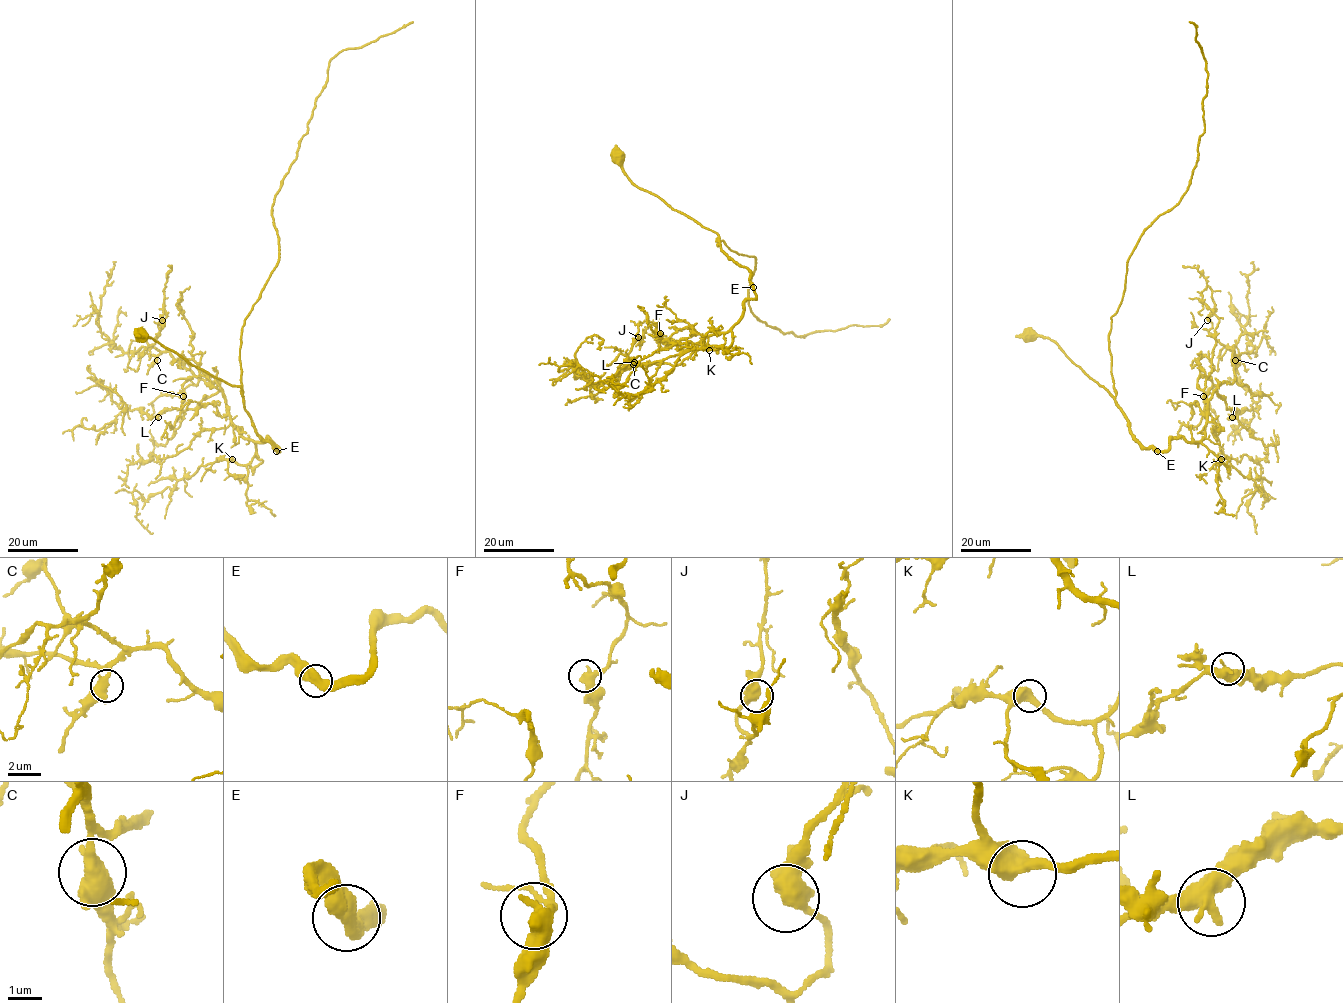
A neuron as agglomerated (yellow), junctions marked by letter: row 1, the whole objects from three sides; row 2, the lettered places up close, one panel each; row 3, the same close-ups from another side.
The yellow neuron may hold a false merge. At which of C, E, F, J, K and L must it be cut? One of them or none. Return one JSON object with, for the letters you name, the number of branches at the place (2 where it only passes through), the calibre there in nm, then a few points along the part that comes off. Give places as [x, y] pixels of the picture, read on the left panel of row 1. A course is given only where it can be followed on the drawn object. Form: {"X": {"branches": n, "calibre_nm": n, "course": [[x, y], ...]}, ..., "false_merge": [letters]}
{"false_merge": []}

